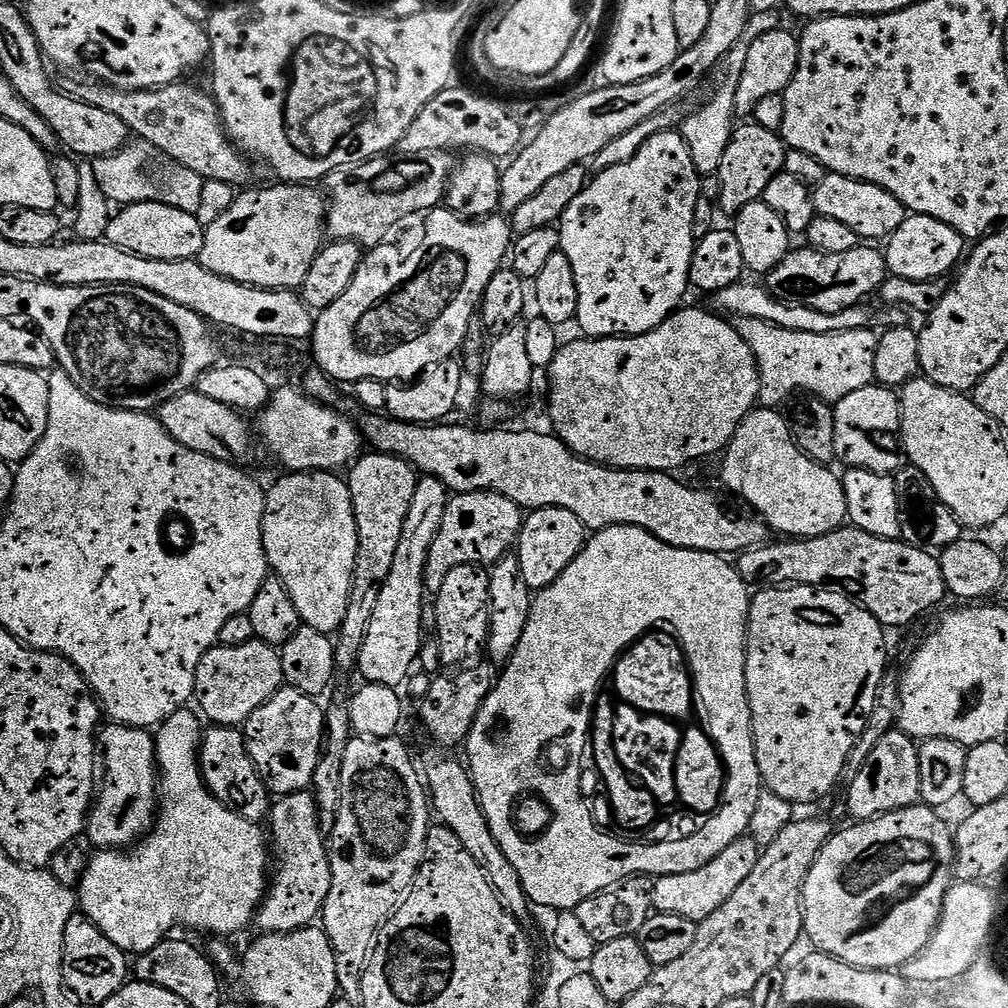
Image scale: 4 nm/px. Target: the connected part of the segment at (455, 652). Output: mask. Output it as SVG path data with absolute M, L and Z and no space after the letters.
M459 564L446 574L440 591L435 593L436 636L440 639L440 656L452 666L464 666L471 656L481 655L488 642L490 626L490 582L488 572L479 564Z

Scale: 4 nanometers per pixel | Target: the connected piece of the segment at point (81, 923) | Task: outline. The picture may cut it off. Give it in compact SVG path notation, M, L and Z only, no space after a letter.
M77 914L66 922L66 938L64 939L64 986L80 1001L81 1005L96 1004L103 1006L118 990L122 990L130 980L129 957L91 918Z

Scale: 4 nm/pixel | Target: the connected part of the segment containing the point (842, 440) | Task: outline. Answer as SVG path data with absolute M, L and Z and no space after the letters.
M875 382L834 404L834 456L848 468L861 468L881 474L899 473L906 457L900 435L900 398L891 388Z

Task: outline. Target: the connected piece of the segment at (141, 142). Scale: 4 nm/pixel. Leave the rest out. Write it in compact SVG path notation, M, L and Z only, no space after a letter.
M133 137L120 152L112 156L95 157L91 165L102 194L106 195L109 203L113 205L128 207L154 201L174 206L186 213L198 214L201 211L205 180L194 173L194 170L170 159L145 139Z

